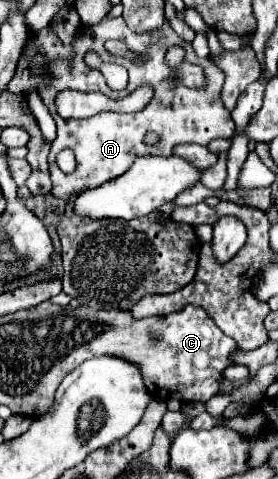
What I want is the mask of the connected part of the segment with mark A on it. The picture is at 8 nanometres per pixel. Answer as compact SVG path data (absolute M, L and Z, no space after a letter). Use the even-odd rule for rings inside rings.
M104 17L96 27L92 27L92 31L84 31L80 27L80 31L76 35L76 41L74 41L74 51L76 51L76 57L72 61L72 67L68 67L66 61L54 61L54 65L52 63L48 65L48 71L54 73L54 81L38 91L42 101L44 101L44 105L48 107L50 115L54 117L54 121L58 125L58 137L54 139L50 155L48 155L48 165L50 165L50 175L52 175L52 193L58 199L66 201L76 191L82 191L86 187L100 187L102 183L106 183L110 179L116 179L118 175L128 171L128 167L132 165L134 157L140 157L140 155L172 155L172 147L174 145L180 145L180 143L206 145L206 143L210 143L212 139L218 139L218 137L228 139L234 133L234 129L236 129L236 125L234 125L234 121L232 121L230 113L226 111L226 107L222 103L222 97L220 97L222 83L224 83L222 71L218 71L218 67L212 63L212 59L196 57L192 45L186 43L184 39L180 39L170 29L168 23L164 23L162 29L156 31L156 33L138 35L138 33L134 33L134 31L130 31L126 27L122 17L118 17L118 19ZM106 39L124 41L131 52L145 56L147 62L144 66L136 66L132 65L130 60L126 61L122 57L110 55L106 51L106 47L104 47ZM170 45L184 47L186 61L190 61L194 65L200 65L204 69L204 85L200 89L186 89L184 85L176 85L176 89L170 89L172 71L168 69L165 60L165 54ZM86 51L96 51L102 57L102 61L106 61L106 63L124 65L128 69L128 77L130 77L128 79L128 87L124 91L112 91L106 85L104 75L98 69L86 65L86 61L84 61ZM138 87L152 87L154 89L154 97L150 99L150 103L142 111L136 111L136 113L112 113L112 111L106 111L106 113L98 113L98 115L88 117L88 119L62 119L56 113L56 107L54 107L54 97L62 89L100 91L100 93L104 93L110 99L124 99L126 95L130 95ZM148 131L154 131L154 133L160 135L160 141L156 145L152 145L152 147L146 145L146 141L144 141ZM66 147L74 149L76 161L78 161L76 171L72 175L64 175L58 169L58 165L56 165L58 151L62 151Z

